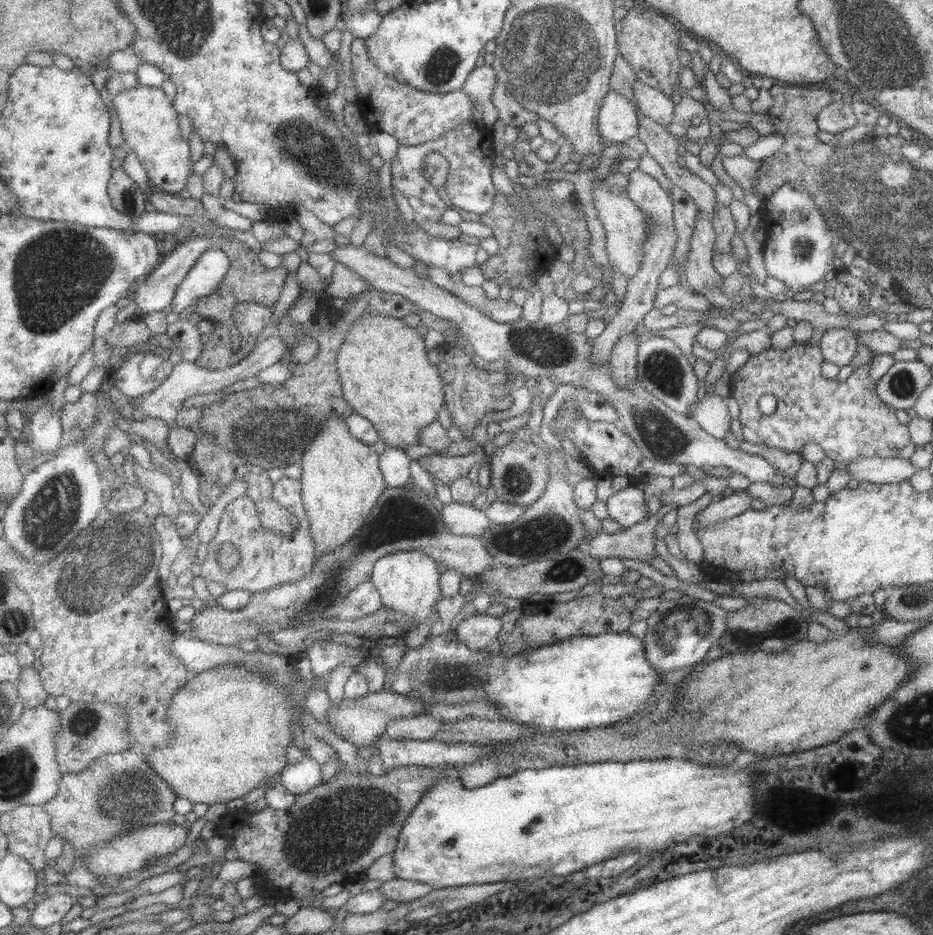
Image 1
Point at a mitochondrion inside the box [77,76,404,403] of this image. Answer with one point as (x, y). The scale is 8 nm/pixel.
(318, 160)

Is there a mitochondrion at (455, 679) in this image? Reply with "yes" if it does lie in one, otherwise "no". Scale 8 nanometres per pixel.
yes

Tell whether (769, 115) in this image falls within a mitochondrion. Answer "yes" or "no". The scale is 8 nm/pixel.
no

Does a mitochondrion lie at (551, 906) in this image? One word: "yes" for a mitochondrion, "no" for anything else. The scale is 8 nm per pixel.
no

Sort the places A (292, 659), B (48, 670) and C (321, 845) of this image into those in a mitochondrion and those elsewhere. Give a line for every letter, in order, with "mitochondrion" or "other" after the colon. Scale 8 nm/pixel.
A: other
B: other
C: mitochondrion

